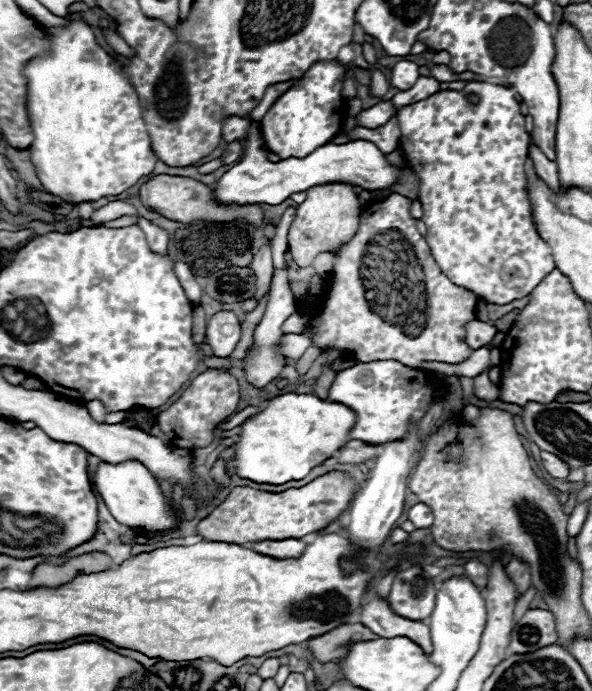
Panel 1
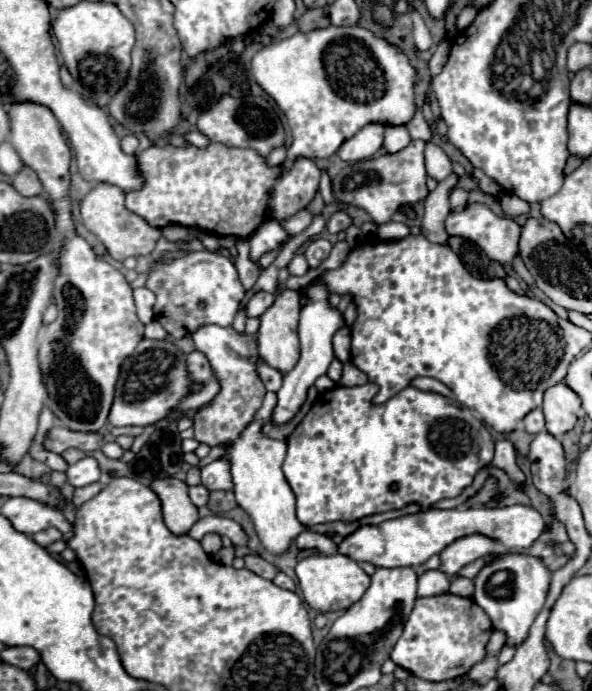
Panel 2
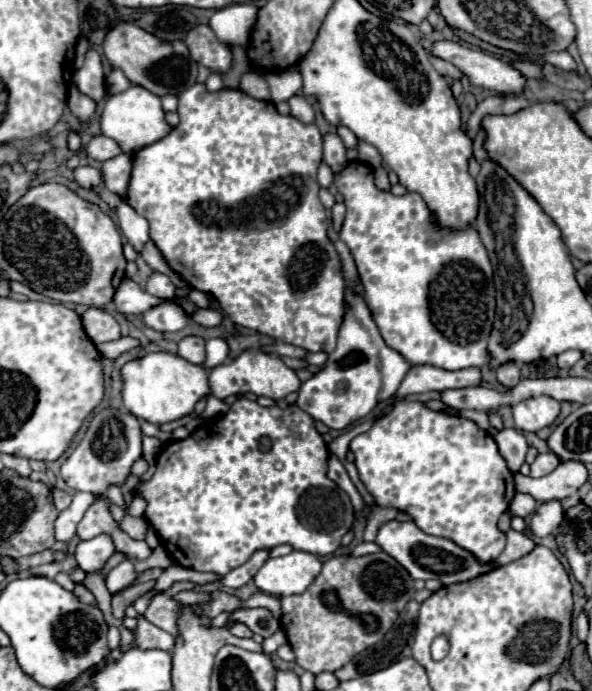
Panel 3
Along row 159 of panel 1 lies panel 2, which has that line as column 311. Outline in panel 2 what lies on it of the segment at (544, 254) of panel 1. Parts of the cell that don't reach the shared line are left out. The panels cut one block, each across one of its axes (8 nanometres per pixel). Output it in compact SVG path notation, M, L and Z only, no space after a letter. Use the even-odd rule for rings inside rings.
M372 382L354 388L334 386L332 390L324 390L318 394L310 412L288 436L288 456L282 470L296 496L296 516L304 526L336 520L360 520L370 514L402 508L410 502L428 510L438 500L460 496L462 490L472 484L474 474L480 468L480 464L476 464L480 448L478 434L472 428L472 422L466 422L464 408L446 396L422 392L412 386L400 390L388 402L374 406L370 400L376 392L378 384ZM392 482L398 484L396 492L390 490Z

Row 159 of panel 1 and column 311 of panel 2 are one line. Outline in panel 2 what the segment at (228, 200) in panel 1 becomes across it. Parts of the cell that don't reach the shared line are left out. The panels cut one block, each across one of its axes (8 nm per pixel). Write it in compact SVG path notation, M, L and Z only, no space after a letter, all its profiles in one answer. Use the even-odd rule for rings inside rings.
M324 238L312 240L312 242L306 246L306 250L304 250L304 256L306 256L310 268L316 268L322 260L326 260L328 254L330 254L330 250L332 250L332 244L330 244L328 240L324 240ZM308 288L308 298L310 298L310 304L306 304L302 308L302 312L300 312L300 328L298 328L300 342L302 342L302 356L300 356L298 364L292 368L292 372L284 374L282 388L278 390L278 404L276 404L274 416L272 416L272 422L276 422L276 424L288 422L300 410L308 388L316 382L316 378L320 378L320 376L324 376L328 372L330 362L334 360L332 336L334 336L334 332L338 328L344 326L342 314L336 308L328 306L326 288Z

